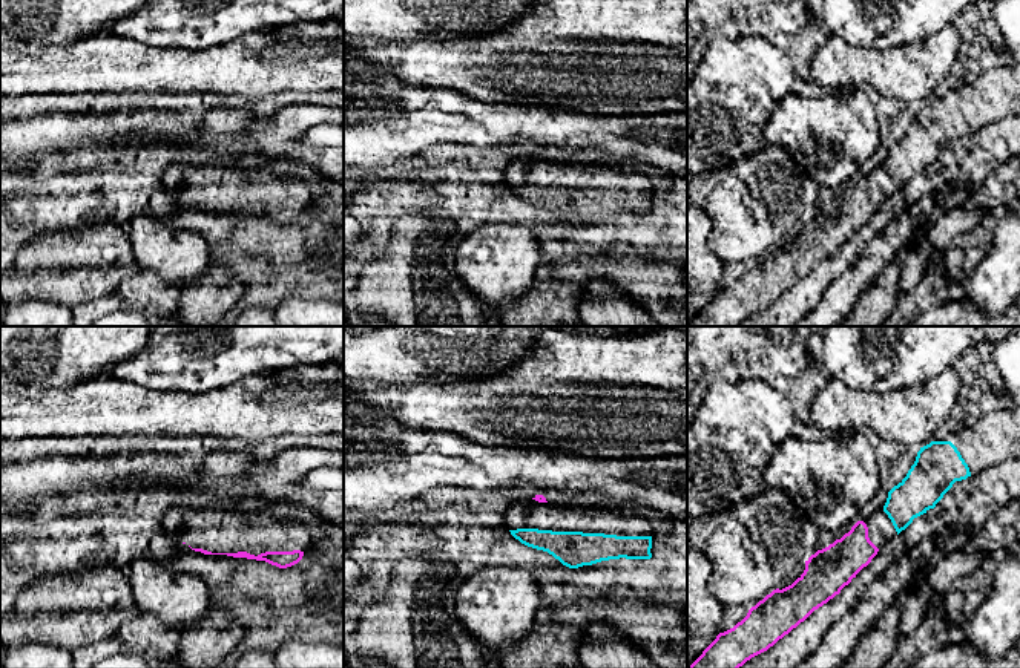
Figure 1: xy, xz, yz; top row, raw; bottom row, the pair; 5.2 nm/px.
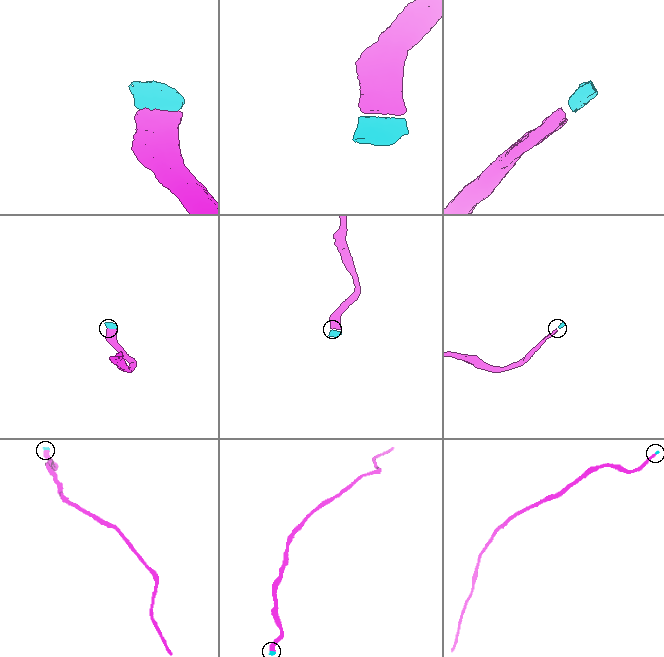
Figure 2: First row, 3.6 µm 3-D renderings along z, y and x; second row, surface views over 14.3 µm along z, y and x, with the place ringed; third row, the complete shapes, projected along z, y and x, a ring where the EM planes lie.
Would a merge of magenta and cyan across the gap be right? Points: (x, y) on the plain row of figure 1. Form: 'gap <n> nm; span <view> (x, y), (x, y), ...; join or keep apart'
gap 120 nm; span yz (865, 181), (884, 167); join

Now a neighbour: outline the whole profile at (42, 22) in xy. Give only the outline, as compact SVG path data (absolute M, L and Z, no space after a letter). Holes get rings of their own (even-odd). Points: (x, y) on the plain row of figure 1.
M0 0L0 29L38 46L74 44L123 17L137 12L146 0Z

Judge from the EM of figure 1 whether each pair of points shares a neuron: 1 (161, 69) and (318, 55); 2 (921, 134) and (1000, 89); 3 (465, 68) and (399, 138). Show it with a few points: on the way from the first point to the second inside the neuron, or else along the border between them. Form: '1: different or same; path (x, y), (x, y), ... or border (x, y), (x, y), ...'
1: same; path (200, 69), (241, 68), (279, 60)
2: same; path (941, 121), (962, 121), (980, 104)
3: different; border (411, 85), (450, 88), (480, 101)

